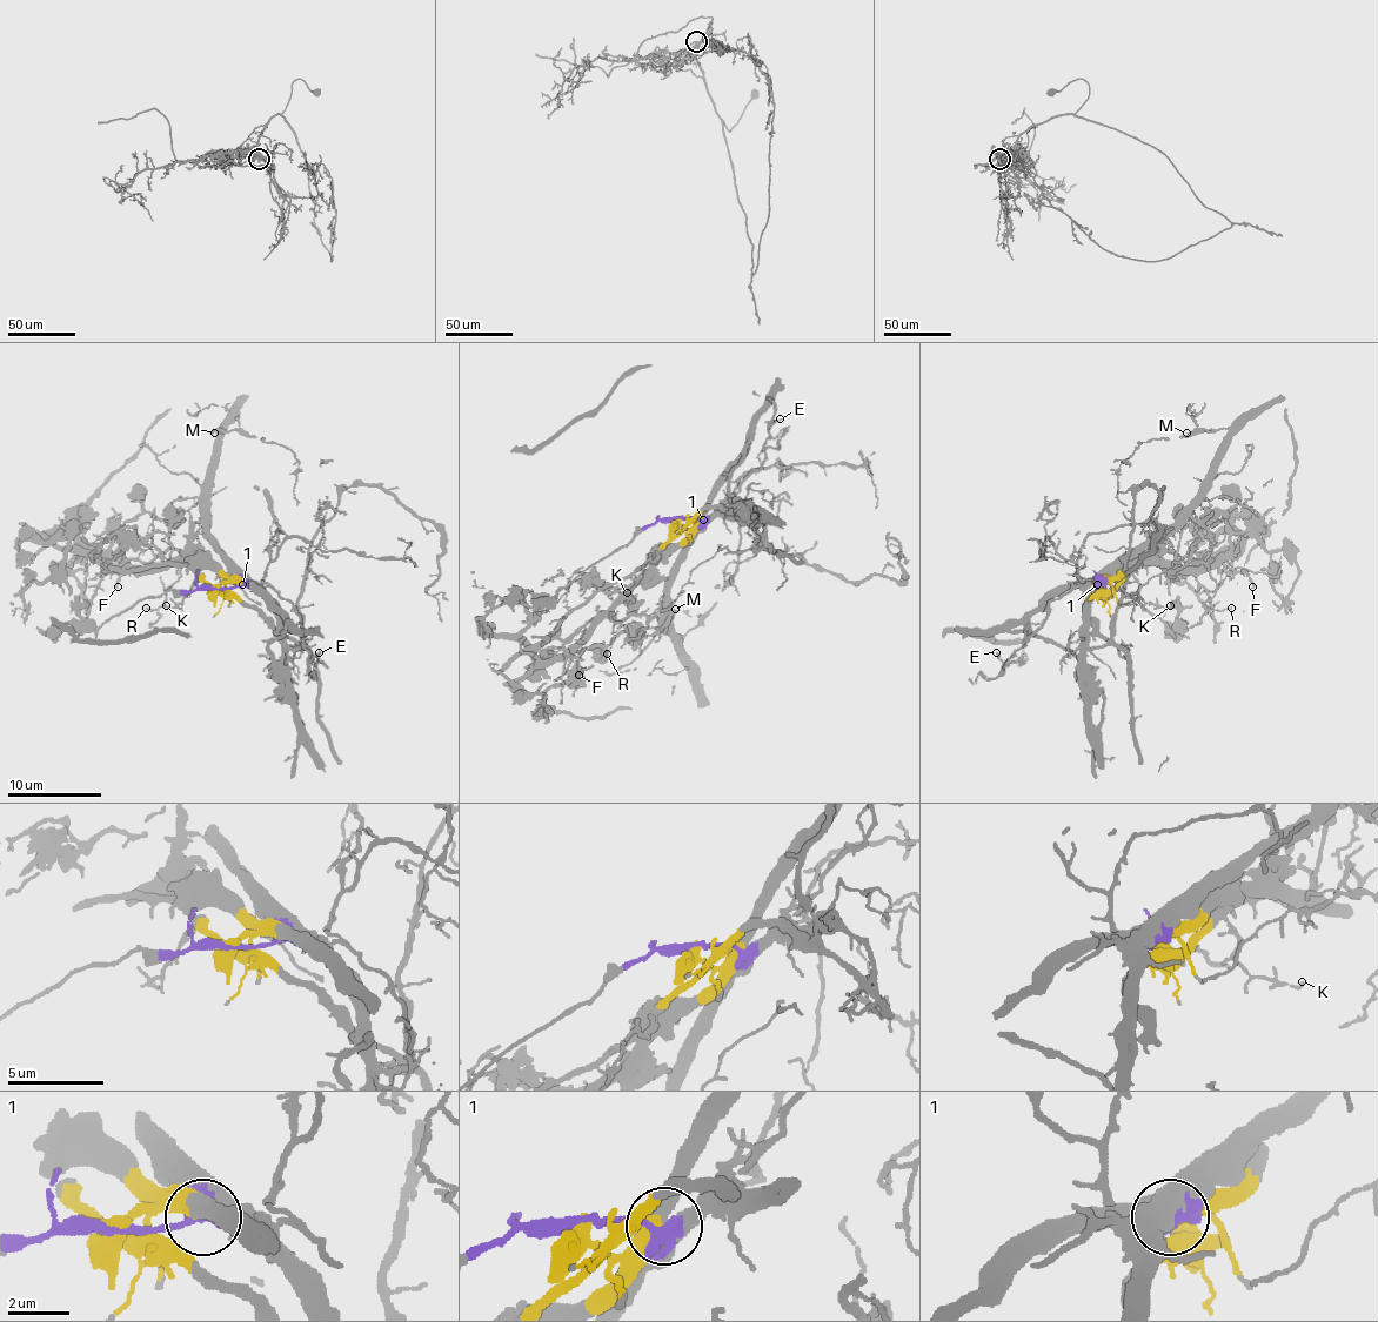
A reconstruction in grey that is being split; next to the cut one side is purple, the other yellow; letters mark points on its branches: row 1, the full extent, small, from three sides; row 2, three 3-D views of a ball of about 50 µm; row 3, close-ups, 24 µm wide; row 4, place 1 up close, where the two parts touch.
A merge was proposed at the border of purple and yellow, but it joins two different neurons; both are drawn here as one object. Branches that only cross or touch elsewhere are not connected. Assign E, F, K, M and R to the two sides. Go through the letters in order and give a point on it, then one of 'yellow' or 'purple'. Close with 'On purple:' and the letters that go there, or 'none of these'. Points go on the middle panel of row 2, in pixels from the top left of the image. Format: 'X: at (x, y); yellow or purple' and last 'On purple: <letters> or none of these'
E: at (780, 418); purple
F: at (579, 675); yellow
K: at (627, 592); yellow
M: at (675, 609); purple
R: at (607, 653); yellow
On purple: E, M

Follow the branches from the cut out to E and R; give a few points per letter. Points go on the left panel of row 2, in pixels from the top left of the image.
E: (214, 589), (268, 584), (289, 603), (301, 624), (308, 659), (320, 652)
R: (214, 589), (188, 563), (151, 568), (158, 556), (174, 549), (186, 563), (162, 603), (153, 610), (146, 608)

